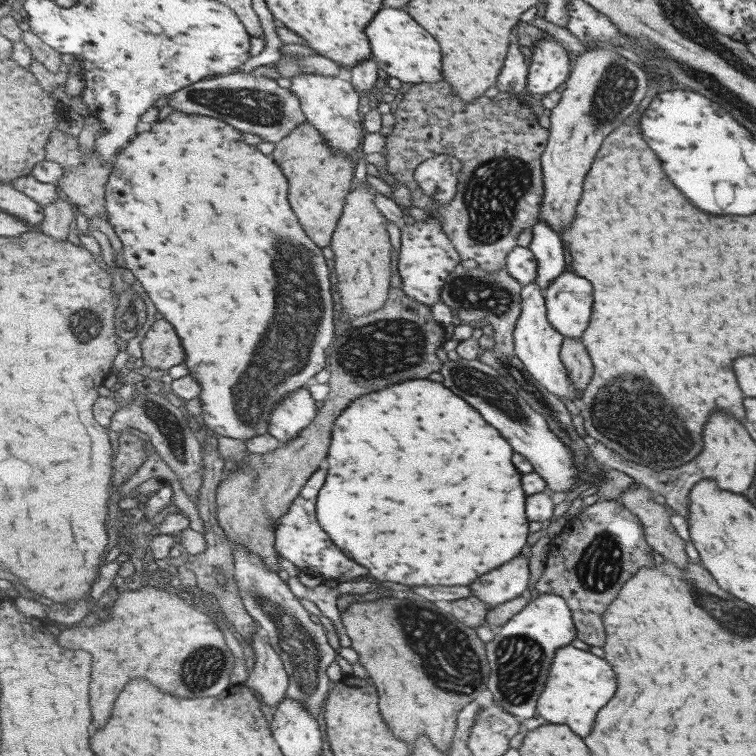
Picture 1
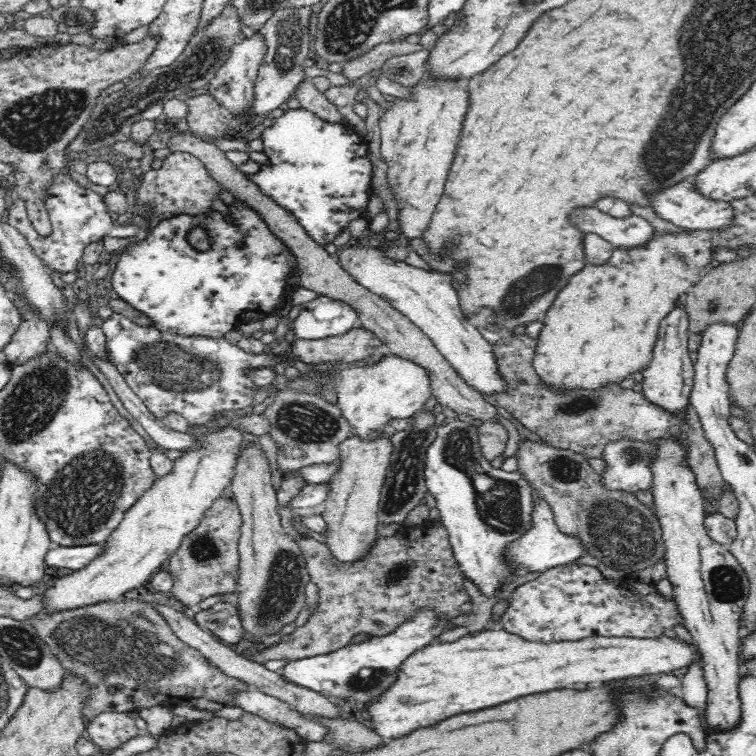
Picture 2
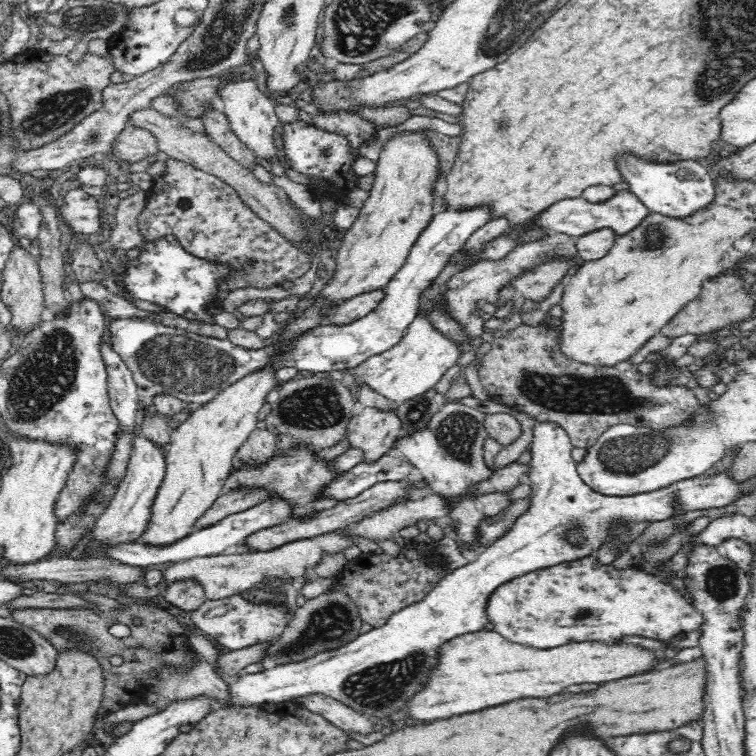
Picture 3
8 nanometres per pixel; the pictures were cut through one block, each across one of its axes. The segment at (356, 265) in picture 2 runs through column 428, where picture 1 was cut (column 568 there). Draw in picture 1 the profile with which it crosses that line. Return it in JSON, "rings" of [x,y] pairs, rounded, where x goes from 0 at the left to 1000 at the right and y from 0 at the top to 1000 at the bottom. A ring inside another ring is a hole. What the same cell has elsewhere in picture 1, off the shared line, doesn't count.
{"rings":[[[747,358],[721,384],[726,426],[745,443],[769,448],[784,413],[784,376],[762,358]]]}

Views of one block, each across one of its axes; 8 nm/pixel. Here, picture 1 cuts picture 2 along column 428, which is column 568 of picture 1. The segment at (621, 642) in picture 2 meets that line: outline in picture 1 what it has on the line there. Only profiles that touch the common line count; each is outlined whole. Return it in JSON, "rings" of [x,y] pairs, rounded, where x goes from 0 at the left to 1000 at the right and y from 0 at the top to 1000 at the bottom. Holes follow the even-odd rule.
{"rings":[[[750,853],[735,862],[733,877],[726,890],[721,913],[716,917],[710,942],[734,958],[750,958],[763,966],[769,974],[779,974],[790,942],[806,931],[806,926],[816,915],[816,894],[811,881],[800,873],[787,868],[780,860],[767,860]]]}

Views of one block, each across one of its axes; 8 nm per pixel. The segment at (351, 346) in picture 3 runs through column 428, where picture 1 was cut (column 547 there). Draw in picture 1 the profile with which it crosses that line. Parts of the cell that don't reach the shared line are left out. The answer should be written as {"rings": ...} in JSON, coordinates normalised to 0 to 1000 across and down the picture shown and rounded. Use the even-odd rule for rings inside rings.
{"rings":[[[721,290],[702,302],[706,310],[705,320],[698,325],[713,345],[713,360],[708,374],[713,374],[718,384],[731,373],[734,368],[742,365],[750,354],[747,344],[747,331],[745,331],[746,319],[743,312],[735,304],[725,298]]]}

